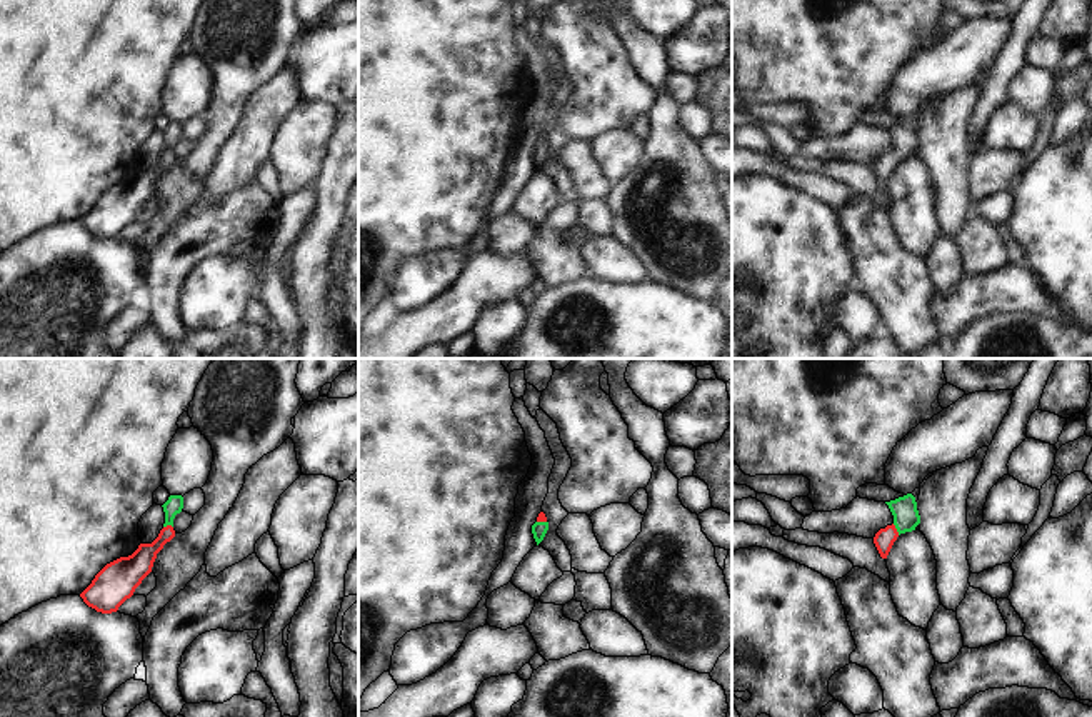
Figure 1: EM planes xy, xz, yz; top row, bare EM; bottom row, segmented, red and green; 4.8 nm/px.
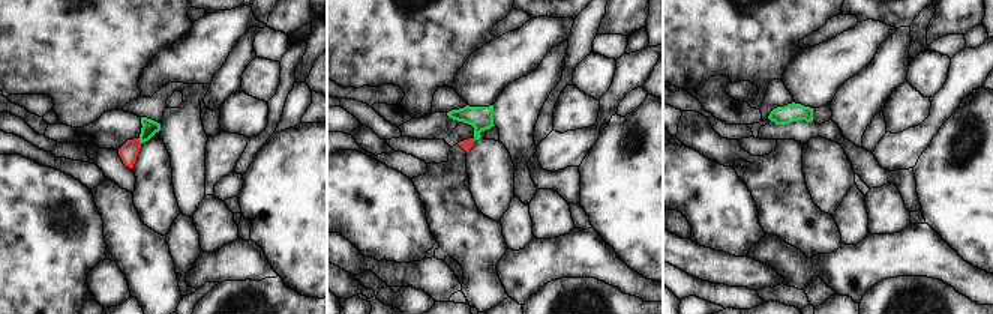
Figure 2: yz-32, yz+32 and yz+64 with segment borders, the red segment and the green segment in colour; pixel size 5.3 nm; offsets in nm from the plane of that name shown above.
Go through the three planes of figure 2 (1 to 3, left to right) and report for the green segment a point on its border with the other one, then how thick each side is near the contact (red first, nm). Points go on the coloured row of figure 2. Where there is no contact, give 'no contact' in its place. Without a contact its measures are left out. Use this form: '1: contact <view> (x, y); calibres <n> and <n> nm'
1: contact yz-32 (140, 141); calibres 100 and 80 nm
2: no contact
3: no contact

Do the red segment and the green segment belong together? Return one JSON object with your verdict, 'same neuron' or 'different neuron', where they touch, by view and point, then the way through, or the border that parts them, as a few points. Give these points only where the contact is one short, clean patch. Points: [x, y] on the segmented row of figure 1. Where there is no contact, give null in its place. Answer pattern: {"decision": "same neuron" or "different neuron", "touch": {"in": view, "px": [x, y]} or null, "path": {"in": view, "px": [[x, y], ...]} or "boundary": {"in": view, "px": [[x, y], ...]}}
{"decision": "same neuron", "touch": {"in": "yz", "px": [896, 529]}, "path": {"in": "yz", "px": [[884, 539], [896, 529], [904, 521], [904, 509]]}}

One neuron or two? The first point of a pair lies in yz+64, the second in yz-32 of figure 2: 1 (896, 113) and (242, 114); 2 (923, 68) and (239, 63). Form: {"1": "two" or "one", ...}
{"1": "one", "2": "two"}

